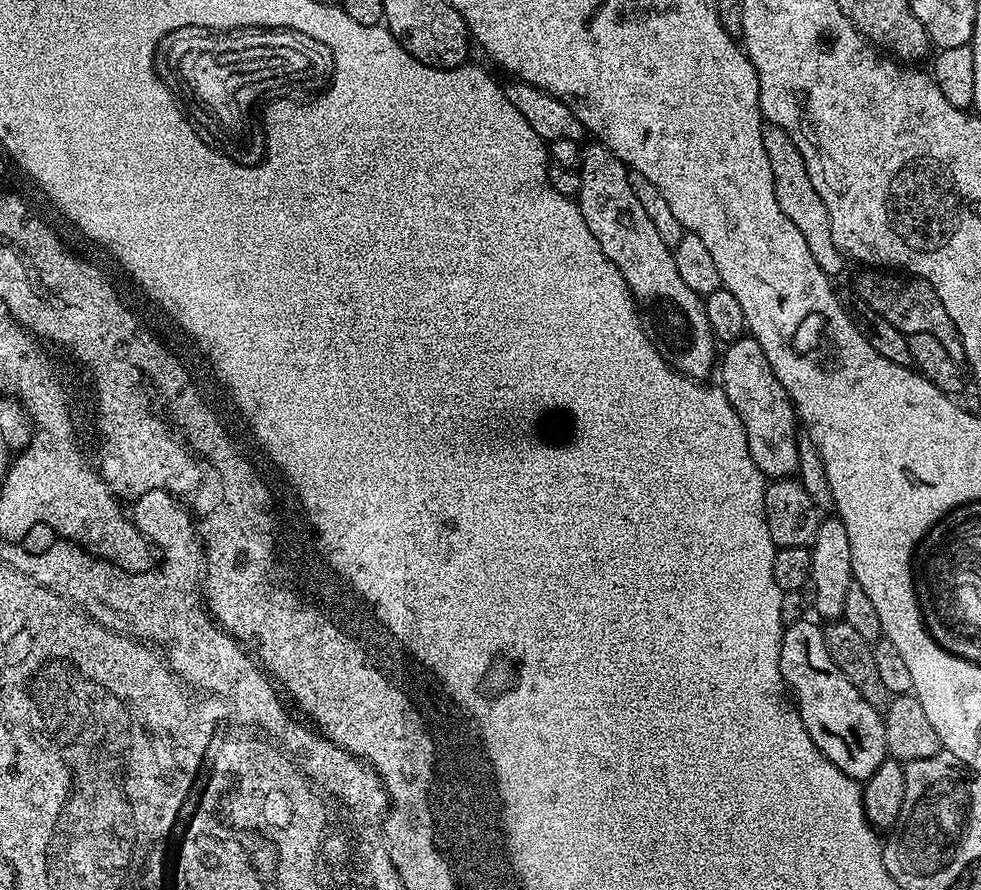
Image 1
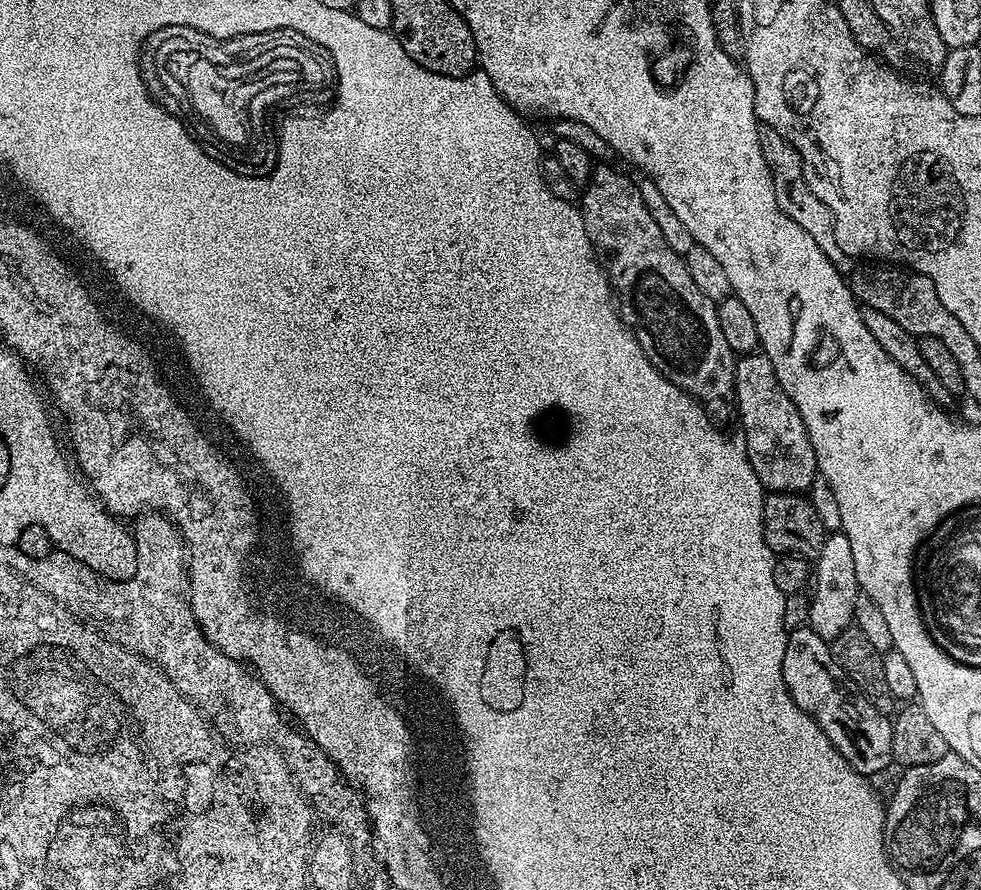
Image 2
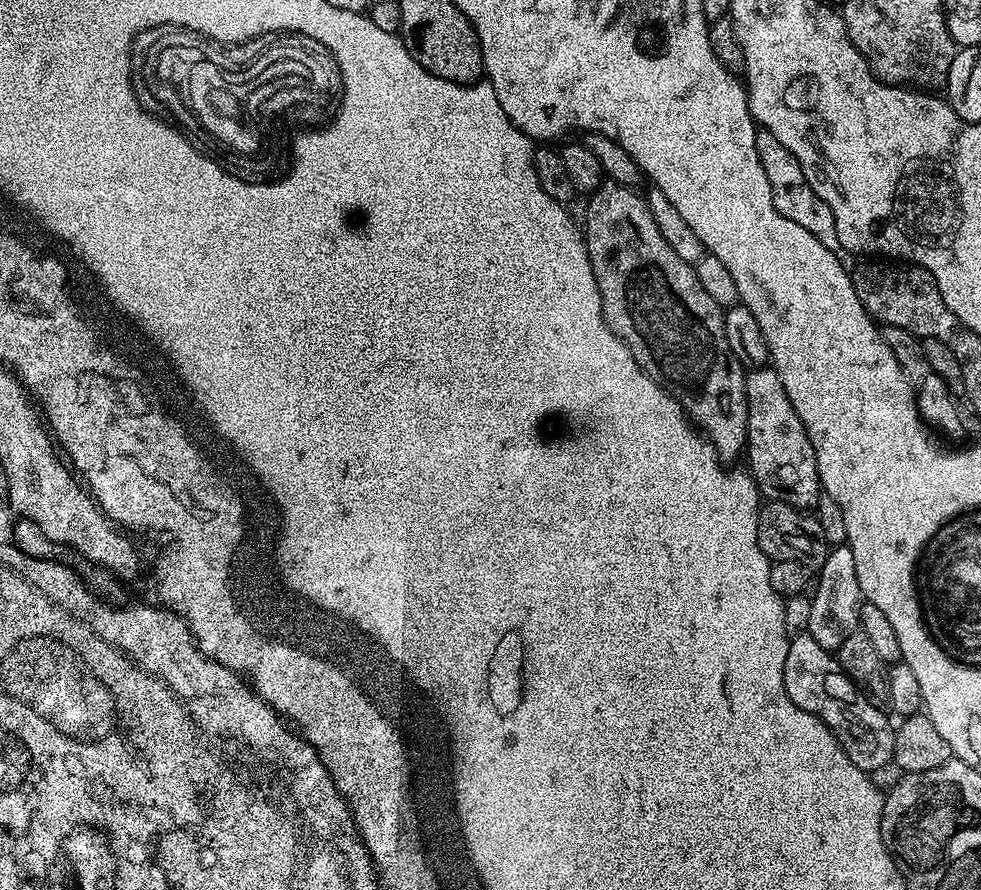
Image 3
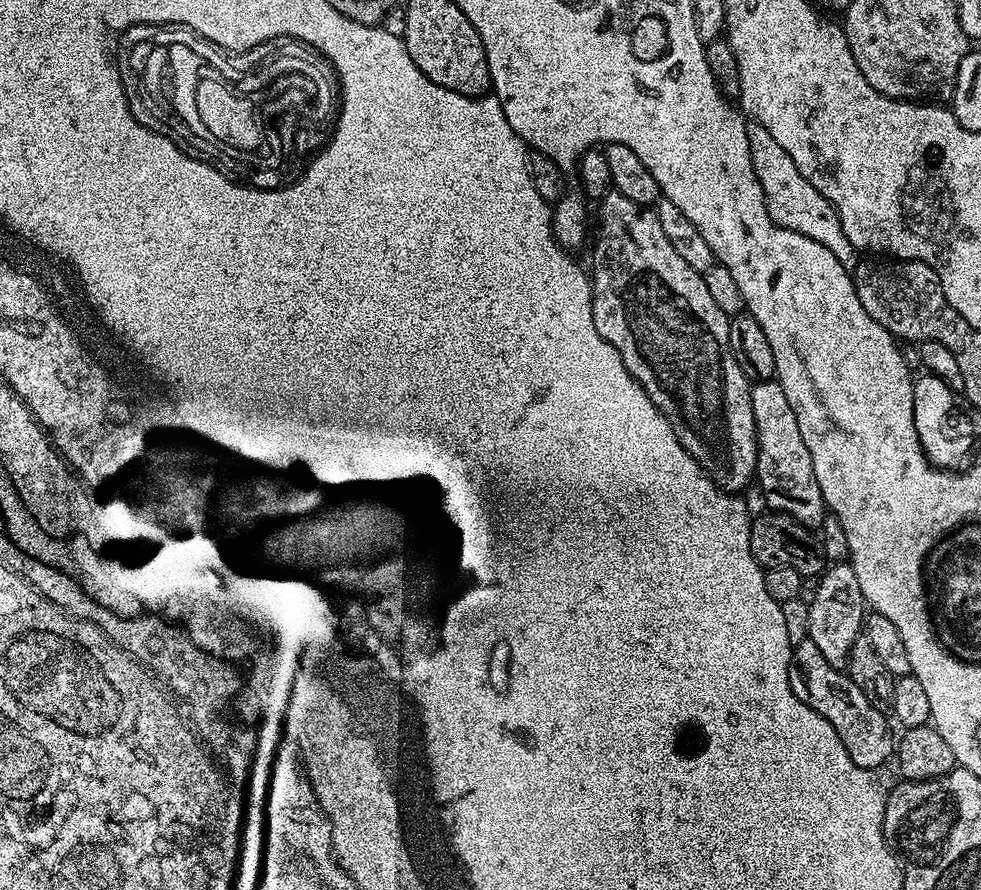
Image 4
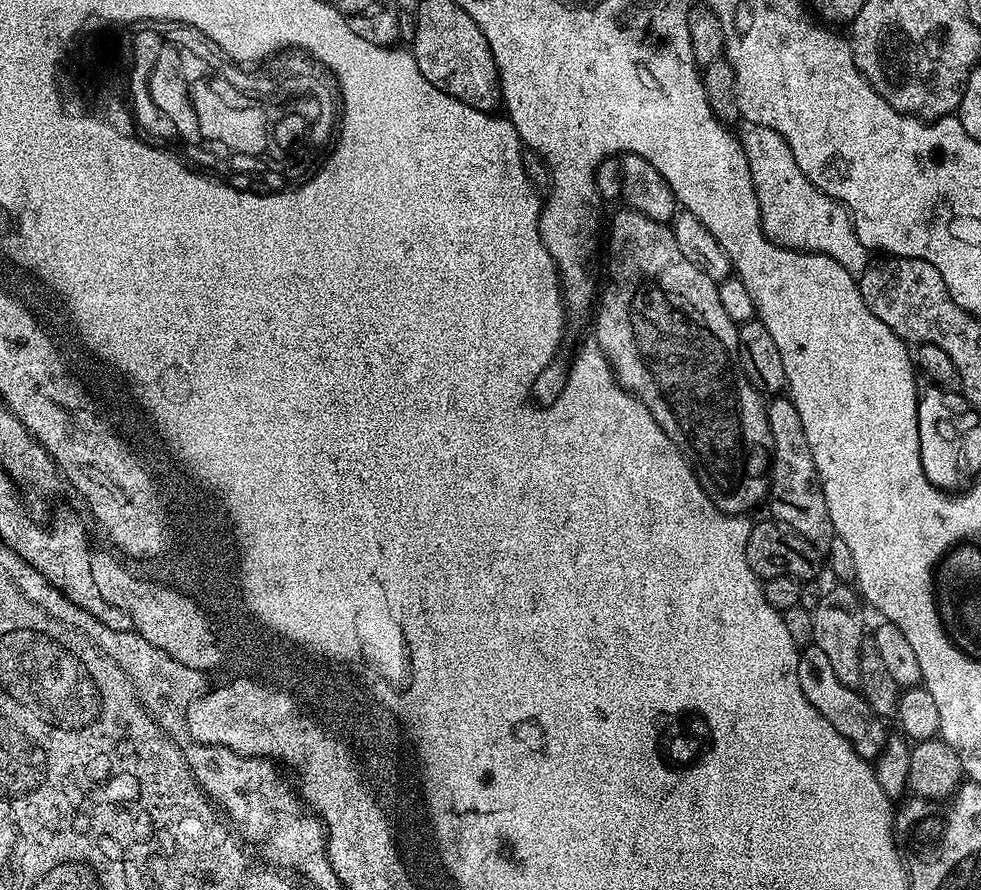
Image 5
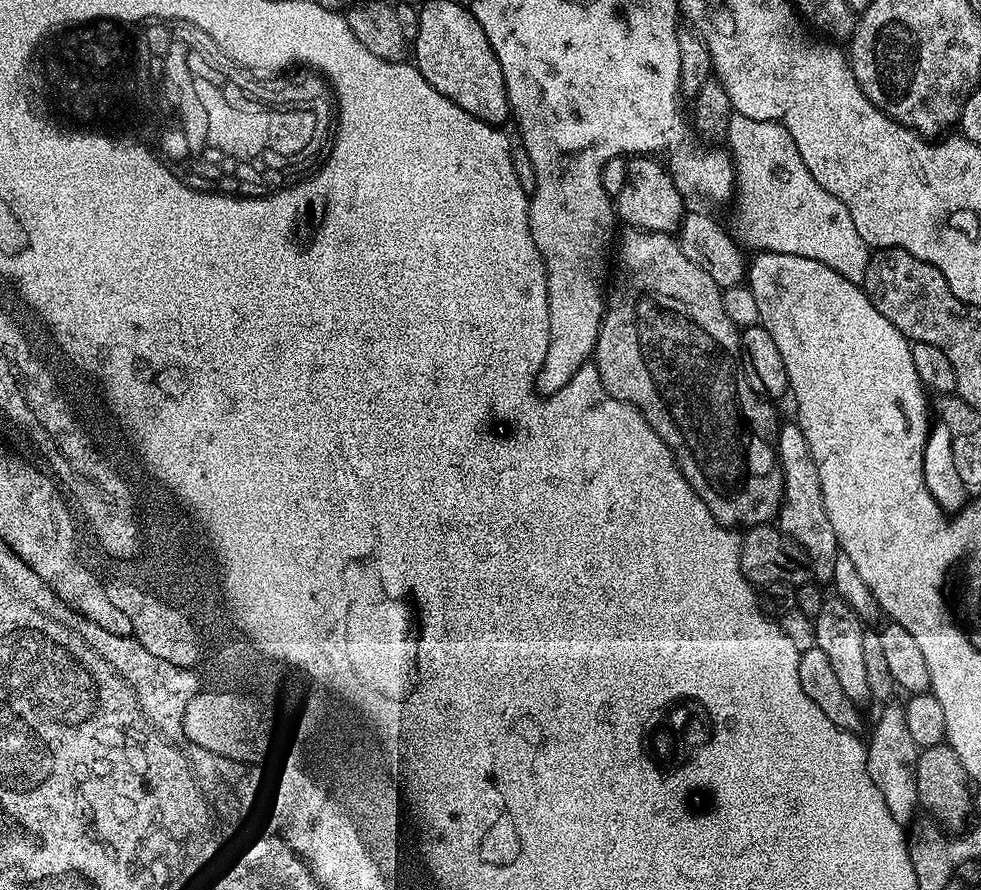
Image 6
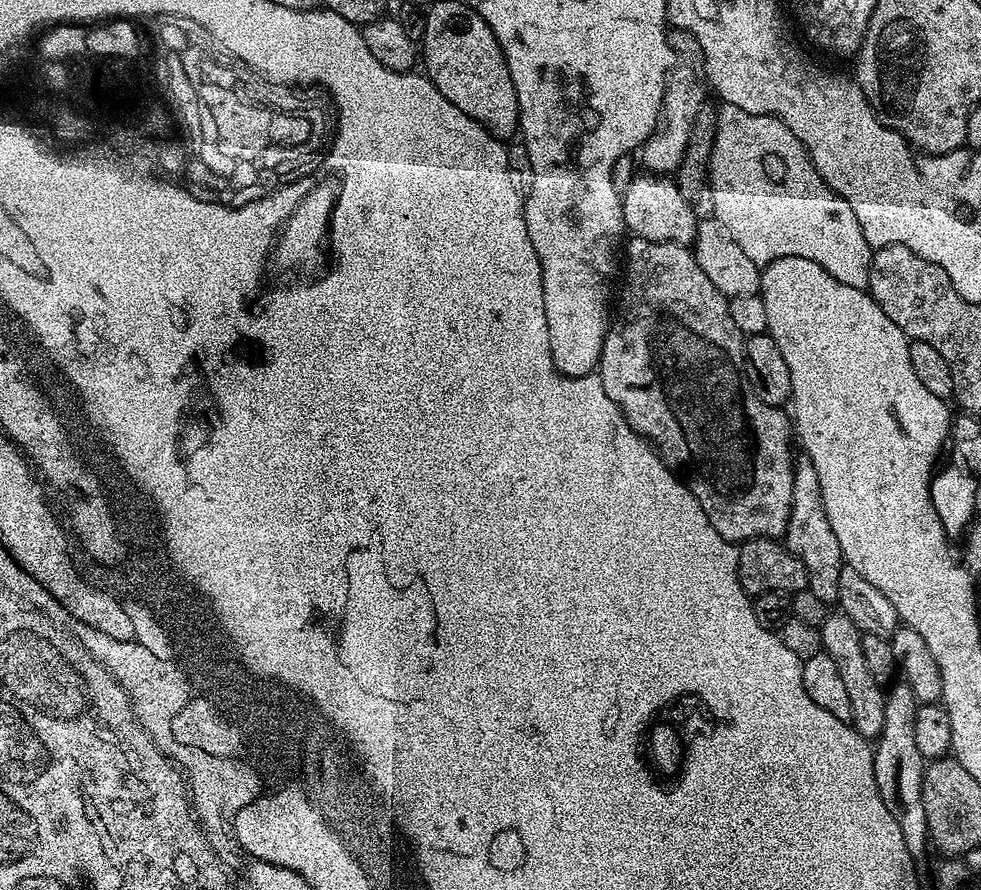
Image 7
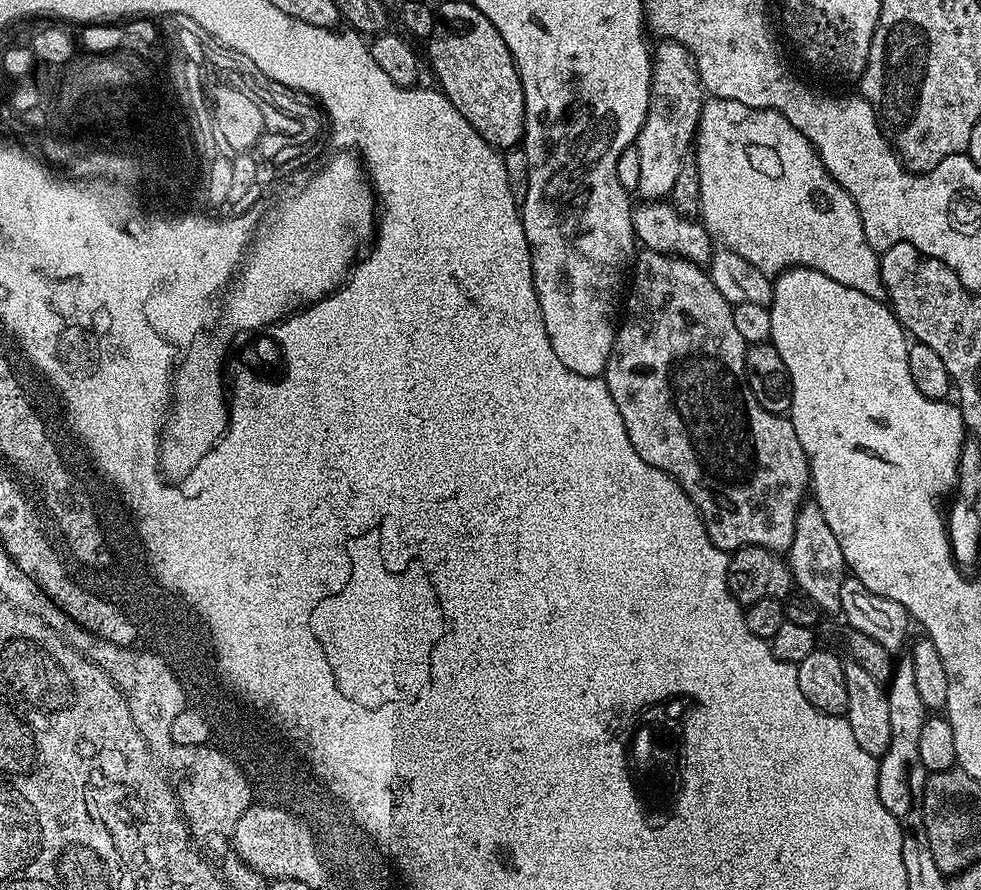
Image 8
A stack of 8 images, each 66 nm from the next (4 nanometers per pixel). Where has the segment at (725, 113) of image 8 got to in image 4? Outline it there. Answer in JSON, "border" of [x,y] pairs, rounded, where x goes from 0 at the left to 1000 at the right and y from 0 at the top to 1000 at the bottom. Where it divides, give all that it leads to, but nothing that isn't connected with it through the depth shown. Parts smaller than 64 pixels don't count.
{"border":[[[767,137],[762,140],[762,154],[765,178],[769,182],[769,191],[779,215],[779,226],[788,252],[792,256],[822,263],[830,267],[830,272],[838,272],[838,276],[842,276],[842,281],[846,281],[846,285],[850,285],[850,290],[854,290],[854,294],[858,294],[860,301],[872,302],[875,281],[869,275],[866,267],[862,267],[856,242],[852,239],[848,228],[838,222],[838,218],[834,218],[834,213],[830,213],[830,209],[826,209],[822,200],[818,200],[813,187],[809,187],[809,178],[805,178],[805,173],[801,173],[801,169],[793,164],[793,158],[785,151],[785,146]]]}

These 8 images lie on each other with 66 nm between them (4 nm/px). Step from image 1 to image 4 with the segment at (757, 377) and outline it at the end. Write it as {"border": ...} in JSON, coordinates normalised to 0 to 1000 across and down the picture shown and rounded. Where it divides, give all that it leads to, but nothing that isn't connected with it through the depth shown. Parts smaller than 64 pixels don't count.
{"border":[[[772,427],[767,431],[765,454],[769,461],[771,479],[771,533],[770,543],[779,552],[782,570],[789,575],[800,575],[814,589],[829,596],[840,588],[842,567],[840,556],[830,537],[830,519],[822,496],[813,484],[813,470],[809,470],[809,456],[801,447],[795,428]]]}

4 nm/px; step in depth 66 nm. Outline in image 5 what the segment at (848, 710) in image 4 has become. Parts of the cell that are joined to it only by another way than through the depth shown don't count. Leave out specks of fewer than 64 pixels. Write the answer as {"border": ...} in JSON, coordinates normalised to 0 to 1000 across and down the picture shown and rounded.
{"border":[[[824,726],[814,736],[813,769],[818,771],[822,784],[844,808],[846,816],[854,820],[854,825],[858,825],[867,834],[879,853],[892,855],[907,826],[906,819],[901,819],[902,806],[896,804],[873,773],[862,771],[856,765],[854,757],[850,757],[850,748],[846,748],[846,739],[842,739],[837,728]]]}

